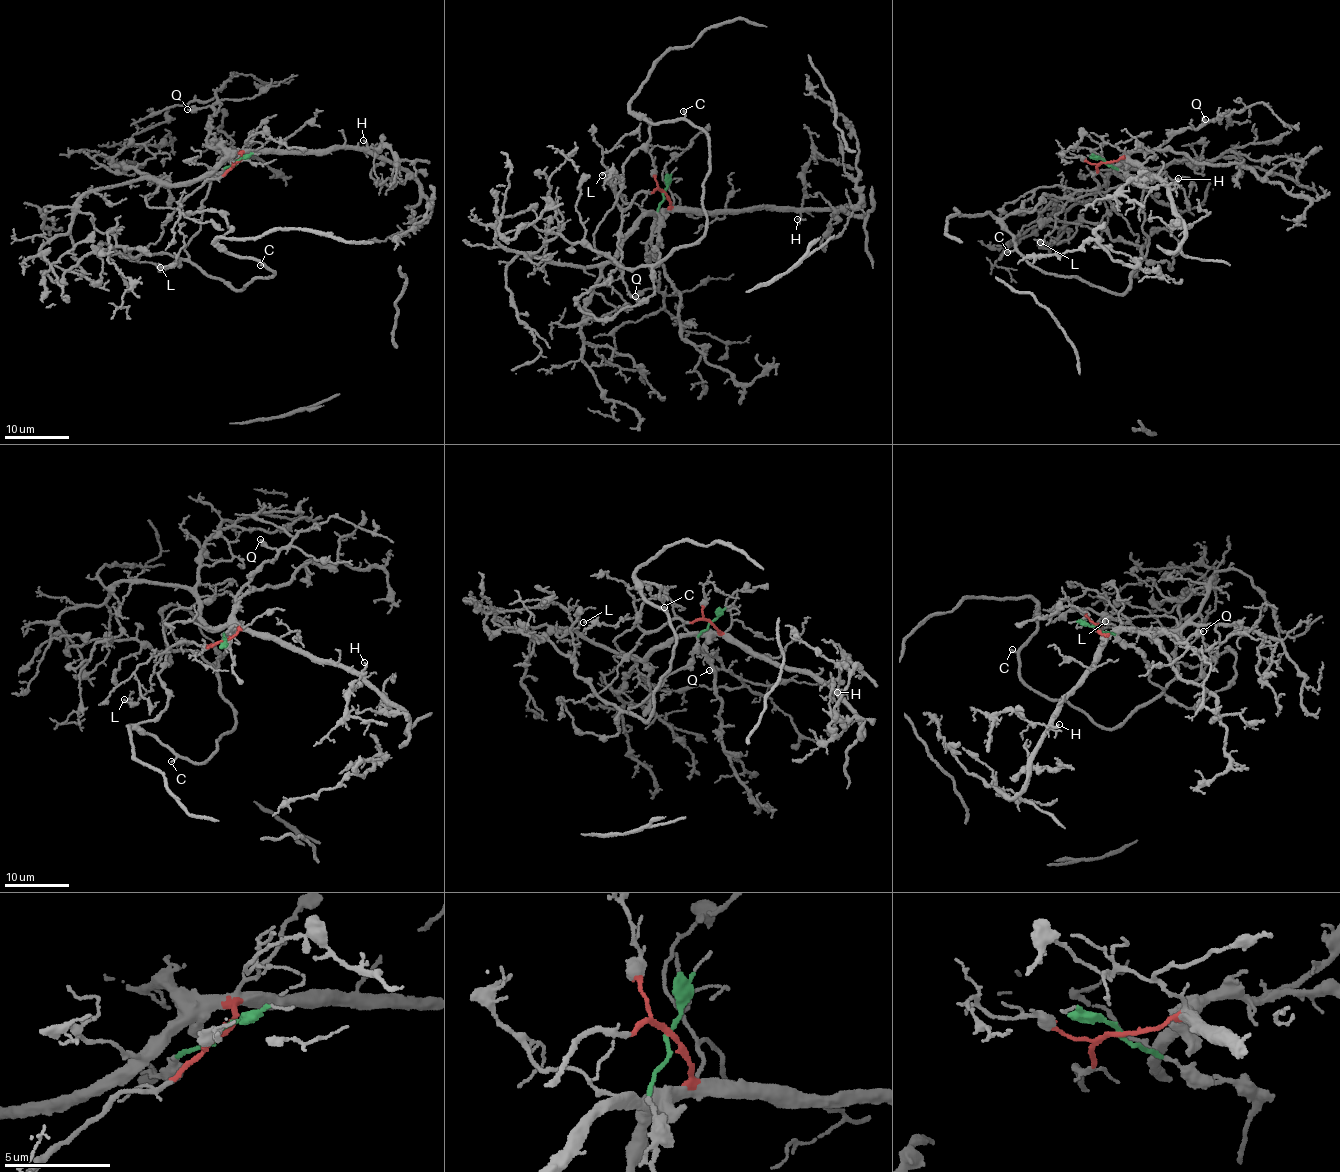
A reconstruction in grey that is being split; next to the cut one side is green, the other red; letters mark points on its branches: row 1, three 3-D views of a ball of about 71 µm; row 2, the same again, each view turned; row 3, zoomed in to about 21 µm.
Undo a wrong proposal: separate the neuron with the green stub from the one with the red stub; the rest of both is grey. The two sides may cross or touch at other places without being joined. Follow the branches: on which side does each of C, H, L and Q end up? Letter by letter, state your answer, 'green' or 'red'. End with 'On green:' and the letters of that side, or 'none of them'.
C: green
H: red
L: red
Q: red
On green: C

